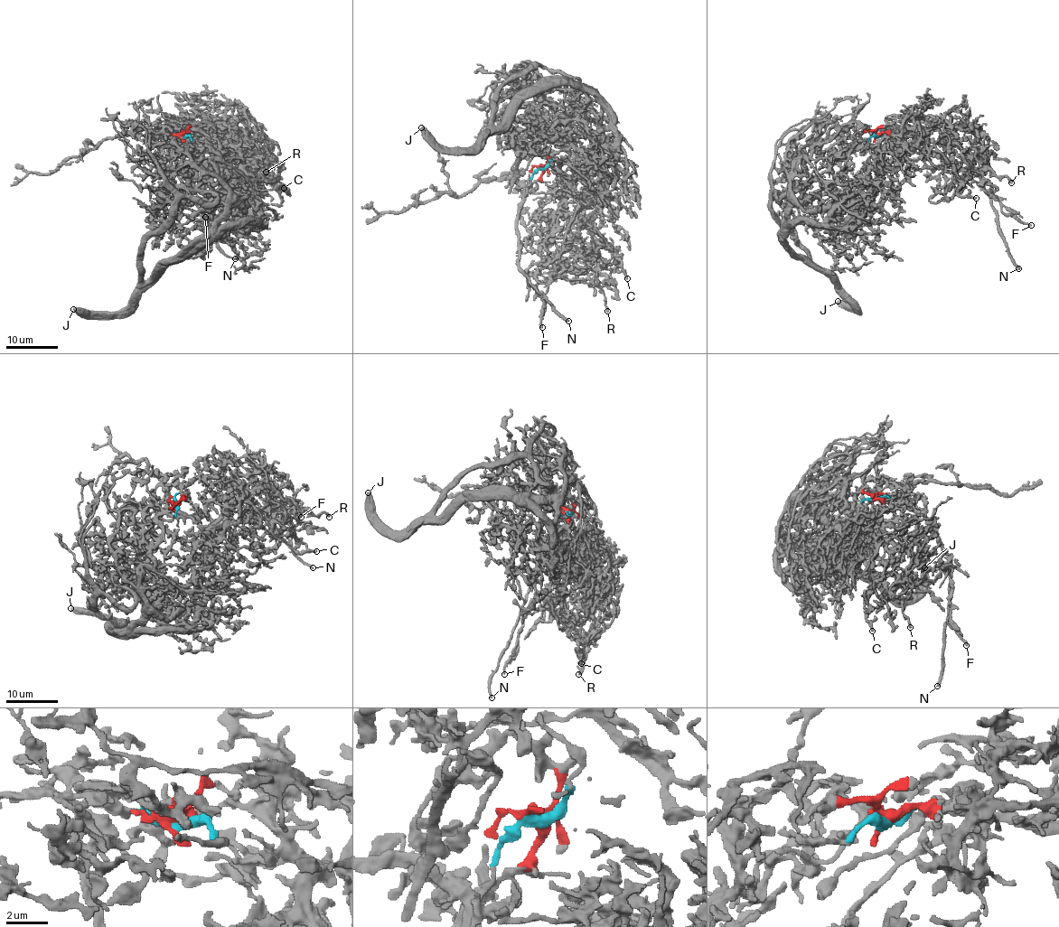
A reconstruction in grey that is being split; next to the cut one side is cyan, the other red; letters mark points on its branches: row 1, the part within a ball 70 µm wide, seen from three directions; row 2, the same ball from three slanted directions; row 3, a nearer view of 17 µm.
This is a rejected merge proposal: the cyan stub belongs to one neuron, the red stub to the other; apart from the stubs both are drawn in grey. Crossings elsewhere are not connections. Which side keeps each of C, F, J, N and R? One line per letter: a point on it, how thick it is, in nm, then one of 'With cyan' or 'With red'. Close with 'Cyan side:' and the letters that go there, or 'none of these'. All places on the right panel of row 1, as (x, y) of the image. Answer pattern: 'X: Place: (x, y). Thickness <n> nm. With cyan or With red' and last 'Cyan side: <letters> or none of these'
C: Place: (976, 198). Thickness 240 nm. With red
F: Place: (1031, 225). Thickness 240 nm. With red
J: Place: (838, 301). Thickness 480 nm. With red
N: Place: (1018, 268). Thickness 240 nm. With cyan
R: Place: (1011, 182). Thickness 240 nm. With red
Cyan side: N

